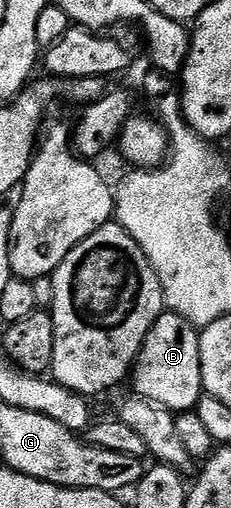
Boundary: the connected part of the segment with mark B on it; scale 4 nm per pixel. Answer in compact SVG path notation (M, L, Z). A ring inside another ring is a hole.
M165 313L154 321L144 347L136 358L134 380L135 394L166 405L174 413L191 411L200 401L203 392L200 368L200 337L197 328L182 317Z

